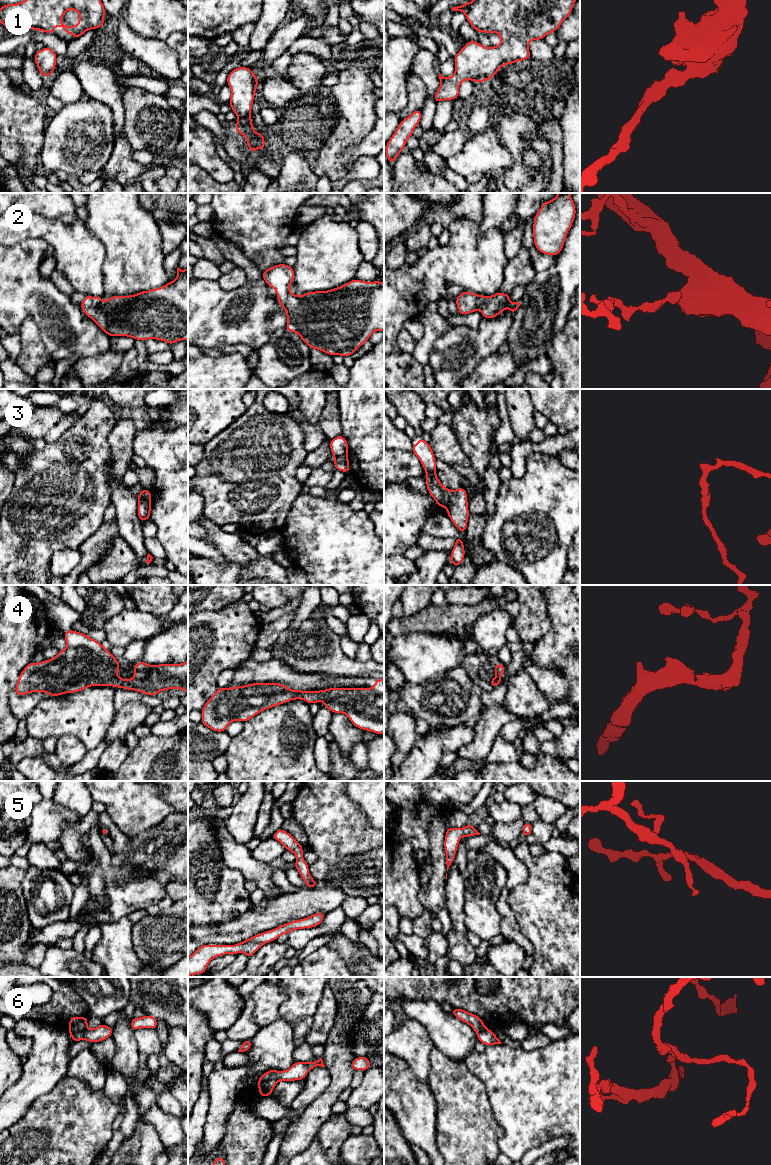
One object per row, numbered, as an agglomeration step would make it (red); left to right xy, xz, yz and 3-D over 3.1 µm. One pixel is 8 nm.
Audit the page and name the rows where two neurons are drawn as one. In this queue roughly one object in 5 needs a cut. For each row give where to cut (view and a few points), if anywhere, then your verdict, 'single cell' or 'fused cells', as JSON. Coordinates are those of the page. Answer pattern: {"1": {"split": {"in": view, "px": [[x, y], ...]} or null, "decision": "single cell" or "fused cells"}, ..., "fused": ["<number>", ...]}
{"1": {"split": null, "decision": "single cell"}, "2": {"split": null, "decision": "single cell"}, "3": {"split": {"in": "yz", "px": [[452, 491], [449, 497], [449, 504], [446, 507]]}, "decision": "fused cells"}, "4": {"split": null, "decision": "single cell"}, "5": {"split": null, "decision": "single cell"}, "6": {"split": {"in": "xy", "px": [[86, 1027], [77, 1032], [69, 1031]]}, "decision": "fused cells"}, "fused": ["3", "6"]}

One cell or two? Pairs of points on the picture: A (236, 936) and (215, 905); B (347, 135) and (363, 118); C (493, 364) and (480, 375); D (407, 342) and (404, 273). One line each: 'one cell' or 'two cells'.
A: two cells
B: one cell
C: one cell
D: two cells

